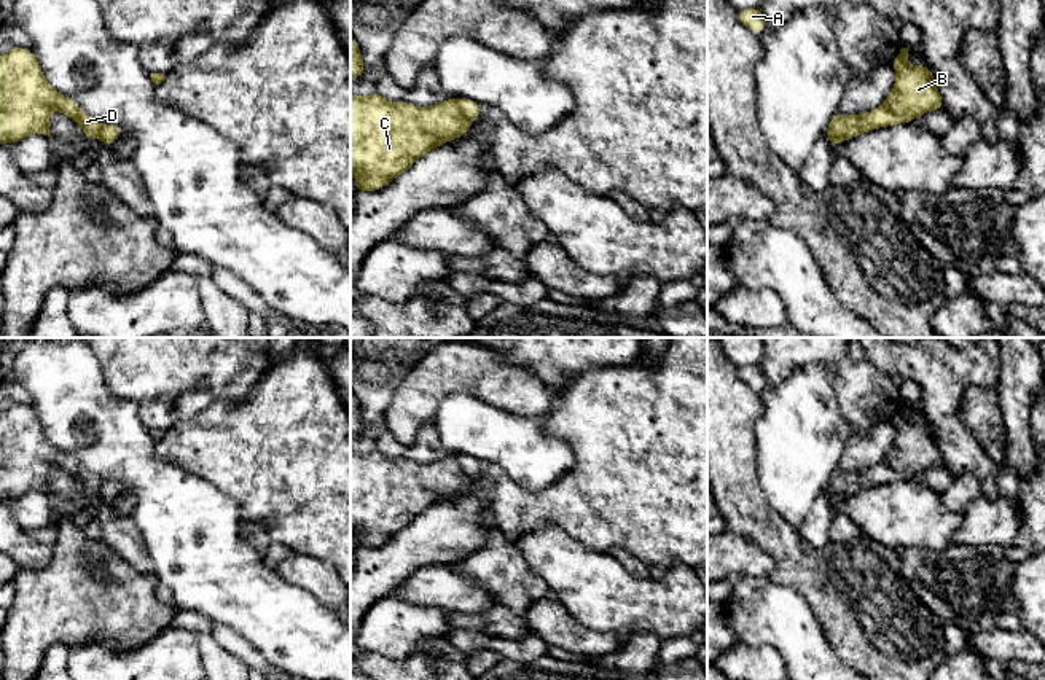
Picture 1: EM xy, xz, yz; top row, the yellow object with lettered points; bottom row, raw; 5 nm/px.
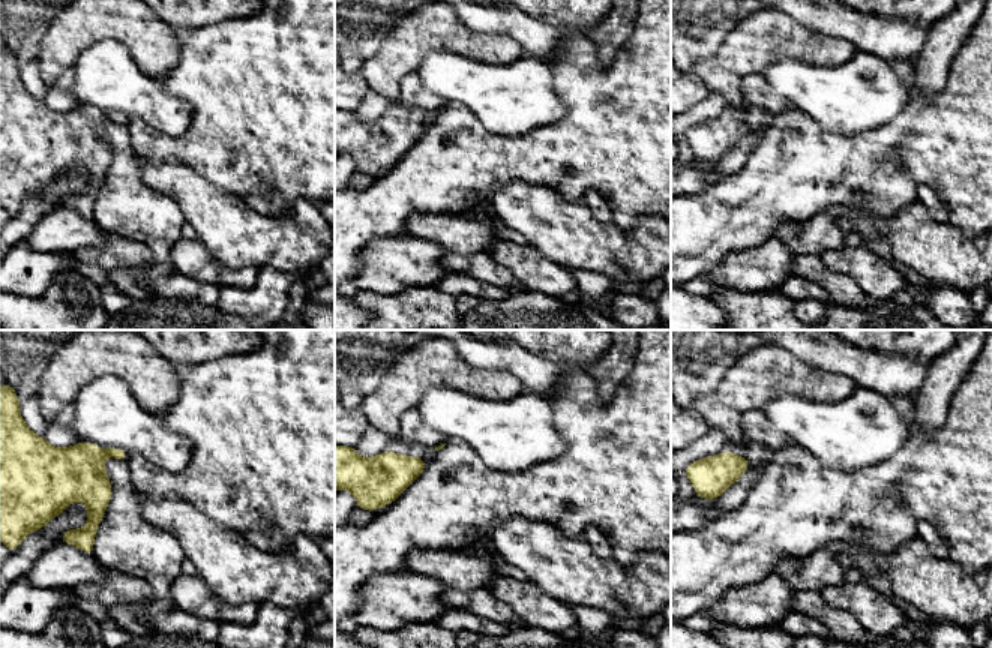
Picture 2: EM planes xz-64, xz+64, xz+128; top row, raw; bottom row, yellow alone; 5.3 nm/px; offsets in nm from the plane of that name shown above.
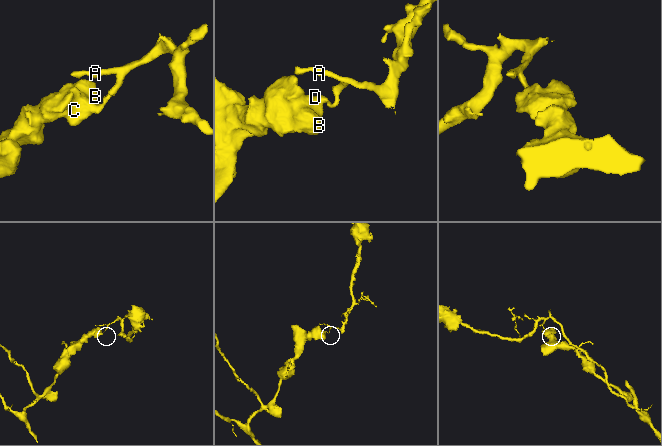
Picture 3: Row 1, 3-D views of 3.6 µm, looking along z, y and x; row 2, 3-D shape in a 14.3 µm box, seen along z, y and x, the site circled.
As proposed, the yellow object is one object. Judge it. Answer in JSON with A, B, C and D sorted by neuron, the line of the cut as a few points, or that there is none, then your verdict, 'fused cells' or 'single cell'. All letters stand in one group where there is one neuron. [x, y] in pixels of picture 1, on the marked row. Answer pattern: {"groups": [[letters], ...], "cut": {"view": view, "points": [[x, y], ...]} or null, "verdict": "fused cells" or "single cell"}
{"groups": [["A"], ["B", "C", "D"]], "cut": {"view": "xz", "points": [[456, 99], [461, 112], [470, 121]]}, "verdict": "fused cells"}

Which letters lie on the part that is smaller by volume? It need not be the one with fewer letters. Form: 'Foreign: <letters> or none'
Foreign: A

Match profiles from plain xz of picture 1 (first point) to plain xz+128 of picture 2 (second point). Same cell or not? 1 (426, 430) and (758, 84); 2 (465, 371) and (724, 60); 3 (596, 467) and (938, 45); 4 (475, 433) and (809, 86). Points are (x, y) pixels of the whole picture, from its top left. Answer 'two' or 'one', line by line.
1: one
2: one
3: two
4: one

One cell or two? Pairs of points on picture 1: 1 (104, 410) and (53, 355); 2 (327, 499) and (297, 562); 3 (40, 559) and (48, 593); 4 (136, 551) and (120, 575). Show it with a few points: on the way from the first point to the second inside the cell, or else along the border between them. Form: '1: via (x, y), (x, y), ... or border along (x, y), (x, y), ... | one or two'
1: via (91, 397), (62, 368) | one
2: border along (292, 550), (325, 561), (333, 569) | two
3: border along (53, 547), (53, 556), (43, 567), (21, 566) | two
4: border along (101, 540), (139, 570), (153, 575) | two

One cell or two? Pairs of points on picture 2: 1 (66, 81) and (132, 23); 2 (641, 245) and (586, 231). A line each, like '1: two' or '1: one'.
1: two
2: one

